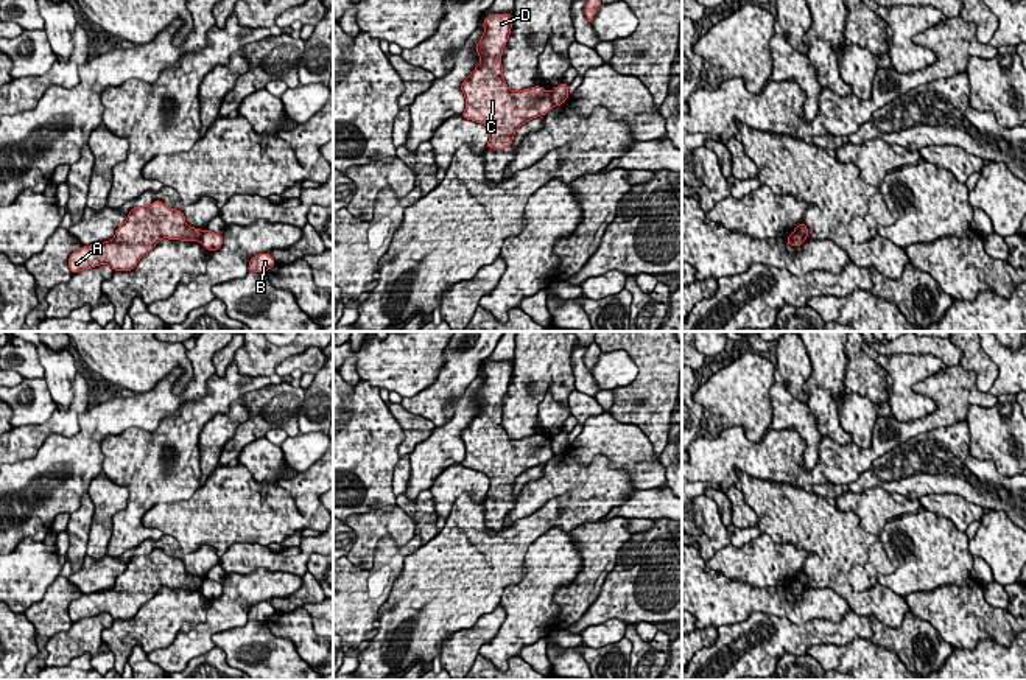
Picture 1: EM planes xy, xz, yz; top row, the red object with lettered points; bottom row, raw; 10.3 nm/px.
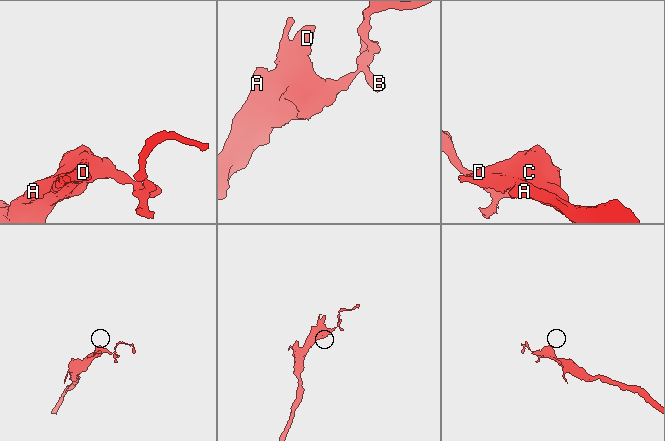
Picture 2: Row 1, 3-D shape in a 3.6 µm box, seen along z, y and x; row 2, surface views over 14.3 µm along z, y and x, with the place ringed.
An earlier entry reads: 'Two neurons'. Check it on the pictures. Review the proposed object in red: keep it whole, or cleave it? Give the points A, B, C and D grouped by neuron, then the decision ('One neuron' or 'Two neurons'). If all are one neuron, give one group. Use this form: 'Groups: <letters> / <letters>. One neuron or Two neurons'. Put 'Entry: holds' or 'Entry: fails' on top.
Entry: holds
Groups: A C D / B. Two neurons

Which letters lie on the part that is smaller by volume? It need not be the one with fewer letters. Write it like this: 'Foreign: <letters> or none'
Foreign: B

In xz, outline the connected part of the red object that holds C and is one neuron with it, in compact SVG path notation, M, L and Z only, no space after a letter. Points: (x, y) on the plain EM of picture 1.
M487 364L483 375L484 381L475 395L481 411L461 433L466 447L462 467L489 478L486 496L503 498L512 493L522 473L546 464L554 453L551 440L540 434L514 440L503 428L500 406L511 383L512 364Z

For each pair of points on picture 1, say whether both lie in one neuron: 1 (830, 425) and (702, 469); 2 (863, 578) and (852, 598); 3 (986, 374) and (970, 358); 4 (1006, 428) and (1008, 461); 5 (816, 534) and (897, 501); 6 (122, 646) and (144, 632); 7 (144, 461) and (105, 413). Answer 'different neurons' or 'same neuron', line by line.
1: different neurons
2: different neurons
3: same neuron
4: same neuron
5: different neurons
6: same neuron
7: different neurons

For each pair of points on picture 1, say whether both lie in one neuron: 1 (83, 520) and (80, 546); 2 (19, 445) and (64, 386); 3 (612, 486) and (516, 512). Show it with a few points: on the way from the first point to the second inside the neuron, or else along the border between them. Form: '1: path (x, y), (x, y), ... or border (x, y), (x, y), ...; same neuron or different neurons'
1: path (81, 526), (80, 540); same neuron
2: border (77, 372), (73, 400), (66, 410); different neurons
3: path (589, 478), (559, 478), (539, 492); same neuron

